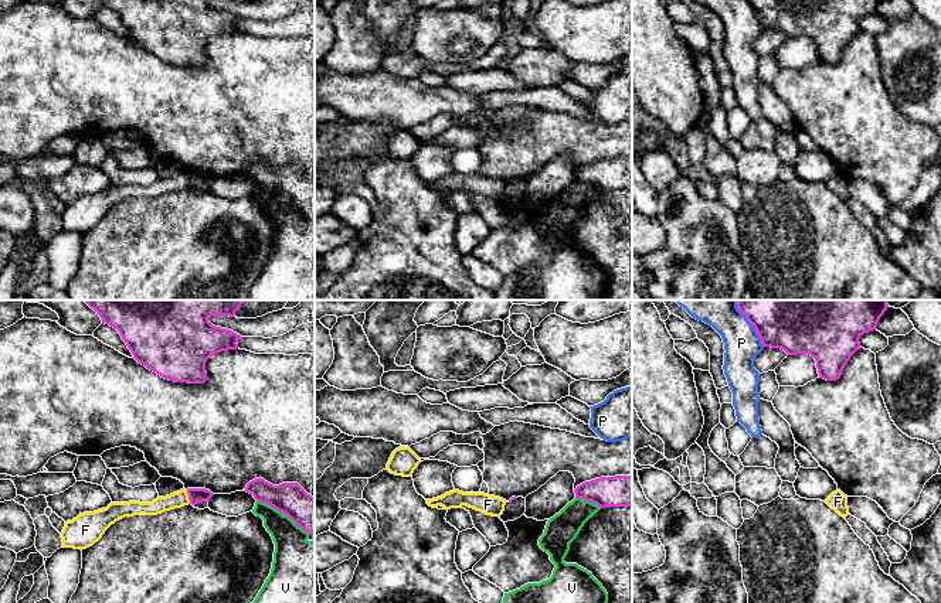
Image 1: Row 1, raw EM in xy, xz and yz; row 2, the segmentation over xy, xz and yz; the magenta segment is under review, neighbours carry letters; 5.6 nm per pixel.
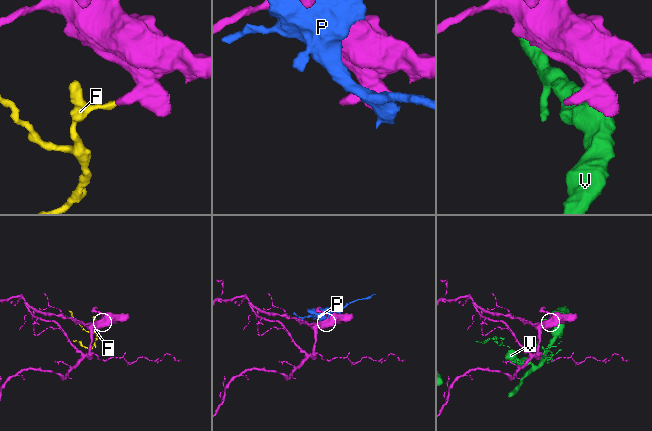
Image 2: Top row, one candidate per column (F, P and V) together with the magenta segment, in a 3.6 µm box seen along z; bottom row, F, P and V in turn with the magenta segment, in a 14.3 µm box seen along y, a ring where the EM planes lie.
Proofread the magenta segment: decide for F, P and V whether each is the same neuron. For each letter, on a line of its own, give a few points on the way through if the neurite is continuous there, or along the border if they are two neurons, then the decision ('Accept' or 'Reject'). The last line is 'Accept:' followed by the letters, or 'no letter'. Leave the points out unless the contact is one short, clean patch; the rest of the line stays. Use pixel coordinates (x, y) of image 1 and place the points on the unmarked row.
F: Boundary: xy (186, 173), (190, 186). Reject
P: Reject
V: Reject
Accept: no letter

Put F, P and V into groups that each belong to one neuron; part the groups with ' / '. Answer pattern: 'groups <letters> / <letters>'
groups F / P / V

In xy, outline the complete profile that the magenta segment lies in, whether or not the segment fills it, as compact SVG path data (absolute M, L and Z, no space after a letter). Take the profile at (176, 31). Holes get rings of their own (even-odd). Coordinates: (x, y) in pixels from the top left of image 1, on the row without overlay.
M101 0L102 6L116 11L133 41L147 52L174 65L204 67L205 45L221 34L237 33L240 17L215 10L210 0Z

